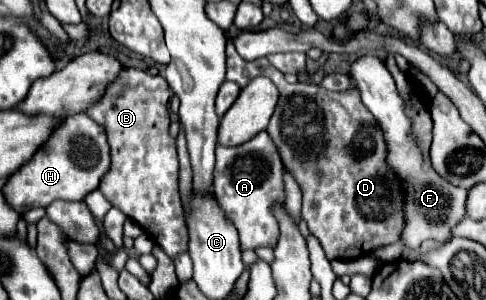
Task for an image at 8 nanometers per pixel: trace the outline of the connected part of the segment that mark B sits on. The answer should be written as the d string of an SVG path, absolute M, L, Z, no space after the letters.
M122 68L106 86L104 96L86 108L86 114L106 130L110 144L112 164L100 180L100 192L174 258L188 250L188 230L178 190L176 142L168 134L170 96L170 86L160 74L152 76L138 68Z

